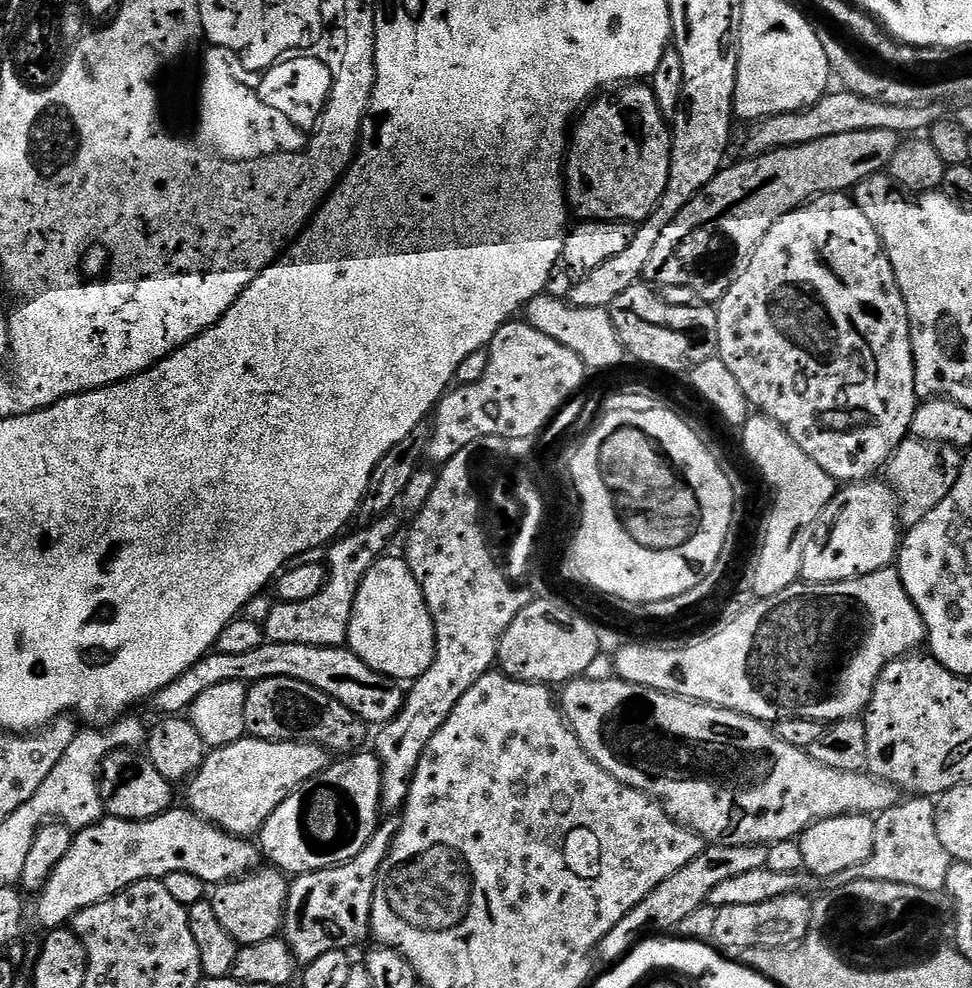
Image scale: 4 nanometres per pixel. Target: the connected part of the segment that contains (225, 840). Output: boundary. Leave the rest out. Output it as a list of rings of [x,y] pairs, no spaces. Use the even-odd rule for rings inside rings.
[[[173,806],[168,811],[163,812],[160,816],[155,816],[149,820],[113,820],[111,818],[105,818],[99,820],[94,826],[82,829],[81,832],[75,833],[72,837],[72,845],[70,850],[66,853],[66,858],[62,858],[62,862],[58,862],[58,866],[54,870],[54,874],[50,876],[46,882],[46,886],[40,889],[36,900],[36,916],[40,919],[40,924],[44,927],[44,930],[51,930],[53,928],[63,928],[71,921],[73,916],[77,916],[82,910],[86,910],[86,906],[94,906],[98,902],[103,900],[109,900],[112,896],[117,896],[119,892],[123,892],[125,888],[128,888],[132,884],[137,884],[143,880],[159,880],[170,874],[178,874],[179,872],[185,872],[186,874],[194,874],[194,878],[202,878],[202,882],[205,886],[215,886],[218,884],[225,884],[227,880],[239,880],[241,876],[247,876],[261,867],[262,852],[259,847],[251,839],[235,836],[230,834],[225,828],[219,828],[218,825],[212,824],[209,820],[199,816],[197,812],[192,811],[187,806]]]

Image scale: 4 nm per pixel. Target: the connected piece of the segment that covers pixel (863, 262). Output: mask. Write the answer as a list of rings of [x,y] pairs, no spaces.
[[[829,194],[818,196],[808,201],[801,208],[795,208],[790,214],[778,218],[774,226],[770,226],[770,234],[762,238],[758,250],[754,250],[752,261],[746,270],[726,290],[726,294],[715,305],[718,318],[718,358],[726,362],[730,374],[738,378],[738,386],[742,386],[742,394],[746,394],[749,405],[757,413],[777,420],[779,424],[794,438],[800,449],[810,454],[818,466],[822,466],[828,474],[838,482],[864,482],[876,471],[883,469],[892,458],[892,451],[903,440],[909,439],[912,431],[912,419],[916,413],[918,397],[916,394],[916,363],[912,353],[912,322],[908,318],[908,307],[904,301],[902,290],[896,281],[894,266],[884,252],[884,243],[878,238],[870,218],[862,214],[855,199],[848,194]]]

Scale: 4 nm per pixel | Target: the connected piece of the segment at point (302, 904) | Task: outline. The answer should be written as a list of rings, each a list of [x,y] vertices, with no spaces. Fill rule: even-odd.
[[[385,819],[352,862],[301,873],[289,883],[282,934],[299,965],[314,962],[329,950],[350,950],[369,937],[377,878],[399,828],[399,819]]]

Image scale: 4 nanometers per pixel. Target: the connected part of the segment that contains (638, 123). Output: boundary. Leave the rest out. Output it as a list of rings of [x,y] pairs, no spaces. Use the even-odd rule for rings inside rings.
[[[644,82],[625,83],[593,99],[583,120],[584,125],[577,136],[575,133],[566,157],[566,195],[571,211],[575,215],[577,212],[584,222],[619,220],[633,226],[643,224],[666,190],[672,165],[672,128],[662,114],[651,87]]]

